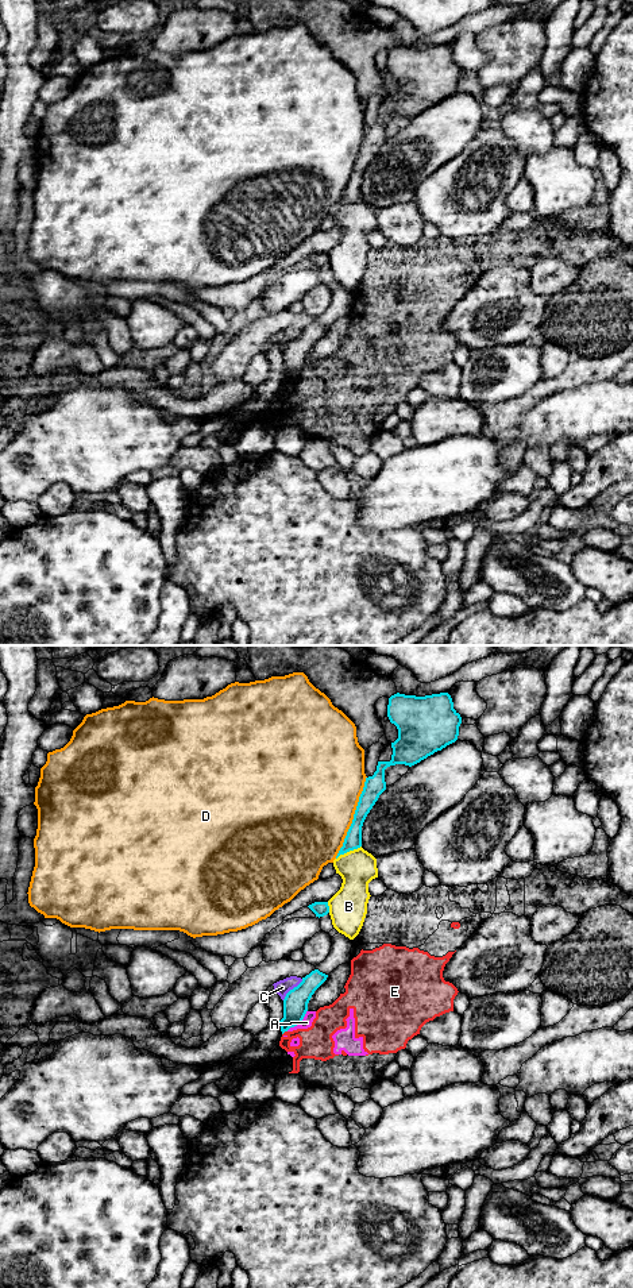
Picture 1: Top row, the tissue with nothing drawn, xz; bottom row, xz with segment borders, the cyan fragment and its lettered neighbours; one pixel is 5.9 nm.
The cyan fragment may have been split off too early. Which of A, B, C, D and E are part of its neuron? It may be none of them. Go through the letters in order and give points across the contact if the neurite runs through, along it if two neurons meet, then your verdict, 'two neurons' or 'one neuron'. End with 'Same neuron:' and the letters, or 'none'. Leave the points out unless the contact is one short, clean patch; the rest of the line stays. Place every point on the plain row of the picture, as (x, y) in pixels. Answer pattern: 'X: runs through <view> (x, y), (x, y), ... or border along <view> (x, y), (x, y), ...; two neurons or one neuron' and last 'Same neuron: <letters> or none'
A: border along xz (307, 362), (303, 371), (286, 382); two neurons
B: two neurons
C: border along xz (303, 331), (282, 351); two neurons
D: two neurons
E: border along xz (286, 382), (282, 386); two neurons
Same neuron: none

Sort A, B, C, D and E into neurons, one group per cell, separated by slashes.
A C E / B / D

